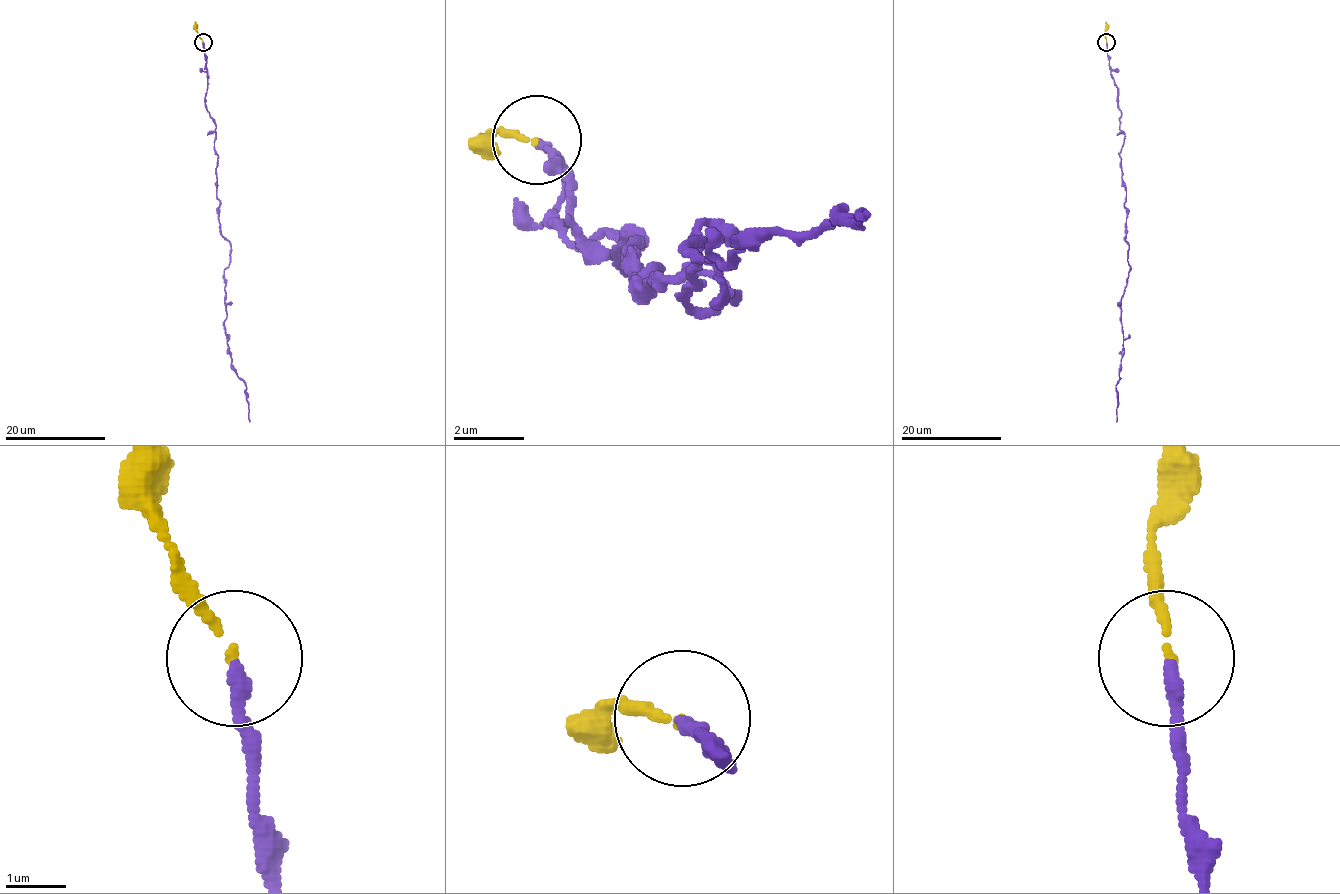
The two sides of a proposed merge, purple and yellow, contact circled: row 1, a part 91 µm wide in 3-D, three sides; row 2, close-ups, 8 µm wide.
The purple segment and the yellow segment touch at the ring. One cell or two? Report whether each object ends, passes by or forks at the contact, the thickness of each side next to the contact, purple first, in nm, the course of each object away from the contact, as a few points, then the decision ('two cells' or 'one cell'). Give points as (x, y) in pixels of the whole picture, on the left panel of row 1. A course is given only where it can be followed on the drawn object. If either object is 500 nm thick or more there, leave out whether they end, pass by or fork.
purple ends; yellow ends; calibres 240 and 110 nm; course purple (203, 42), (205, 107), (216, 125), (219, 232), (231, 244), (224, 331), (232, 368), (246, 386), (249, 421); course yellow (203, 42), (194, 22); one cell

